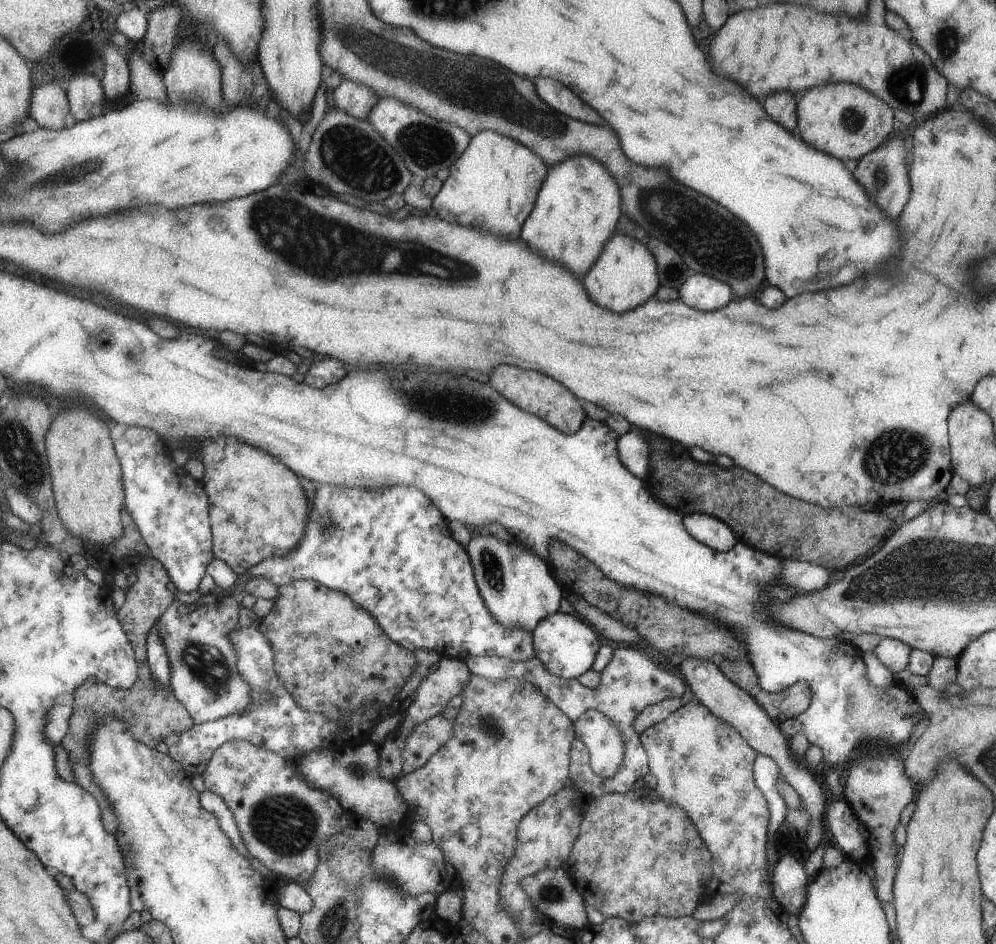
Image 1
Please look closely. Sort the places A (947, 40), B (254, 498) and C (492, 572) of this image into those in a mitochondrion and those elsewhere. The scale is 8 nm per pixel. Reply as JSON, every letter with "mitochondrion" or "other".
{"A":"mitochondrion","B":"other","C":"mitochondrion"}

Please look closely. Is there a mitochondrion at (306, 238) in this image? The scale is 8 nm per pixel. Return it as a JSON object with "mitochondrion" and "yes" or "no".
{"mitochondrion":"yes"}

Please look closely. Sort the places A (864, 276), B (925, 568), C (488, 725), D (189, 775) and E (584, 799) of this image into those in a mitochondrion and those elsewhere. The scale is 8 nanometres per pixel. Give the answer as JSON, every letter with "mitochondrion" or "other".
{"A":"other","B":"mitochondrion","C":"mitochondrion","D":"other","E":"other"}

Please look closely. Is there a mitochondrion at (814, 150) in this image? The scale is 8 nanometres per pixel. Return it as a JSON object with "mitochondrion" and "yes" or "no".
{"mitochondrion":"no"}

